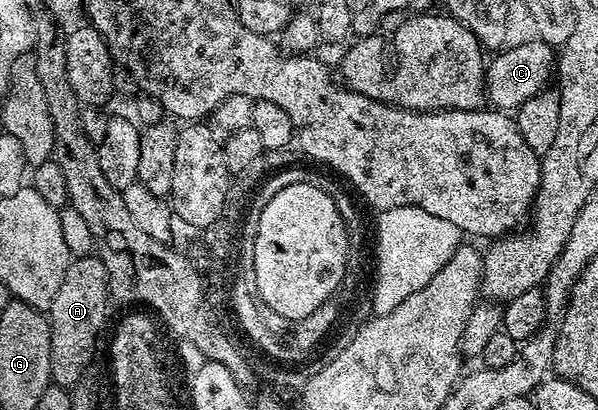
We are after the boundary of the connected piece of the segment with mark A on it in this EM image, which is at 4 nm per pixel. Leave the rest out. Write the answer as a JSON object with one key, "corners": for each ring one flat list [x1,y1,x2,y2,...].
{"corners":[[100,255,78,256,63,274,63,286,49,303,47,315,51,330,51,380,58,388,72,389,90,371,93,355,97,352,97,339,105,324,105,311,109,308,111,293,109,275]]}

